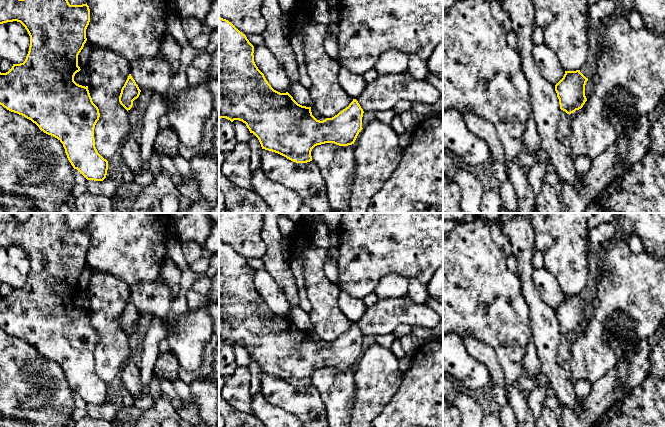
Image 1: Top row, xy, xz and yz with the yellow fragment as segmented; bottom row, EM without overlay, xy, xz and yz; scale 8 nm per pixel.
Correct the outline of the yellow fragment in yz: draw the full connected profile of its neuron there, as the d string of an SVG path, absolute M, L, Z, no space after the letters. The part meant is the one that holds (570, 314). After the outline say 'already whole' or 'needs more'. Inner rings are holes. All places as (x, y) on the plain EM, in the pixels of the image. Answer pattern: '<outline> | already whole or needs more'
M580 294L565 295L563 302L555 309L560 333L571 338L583 331L587 322L585 309L588 305Z | already whole

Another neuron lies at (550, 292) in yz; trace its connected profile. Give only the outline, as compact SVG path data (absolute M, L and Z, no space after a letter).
M544 268L534 269L532 278L542 300L555 310L565 298L557 280Z

